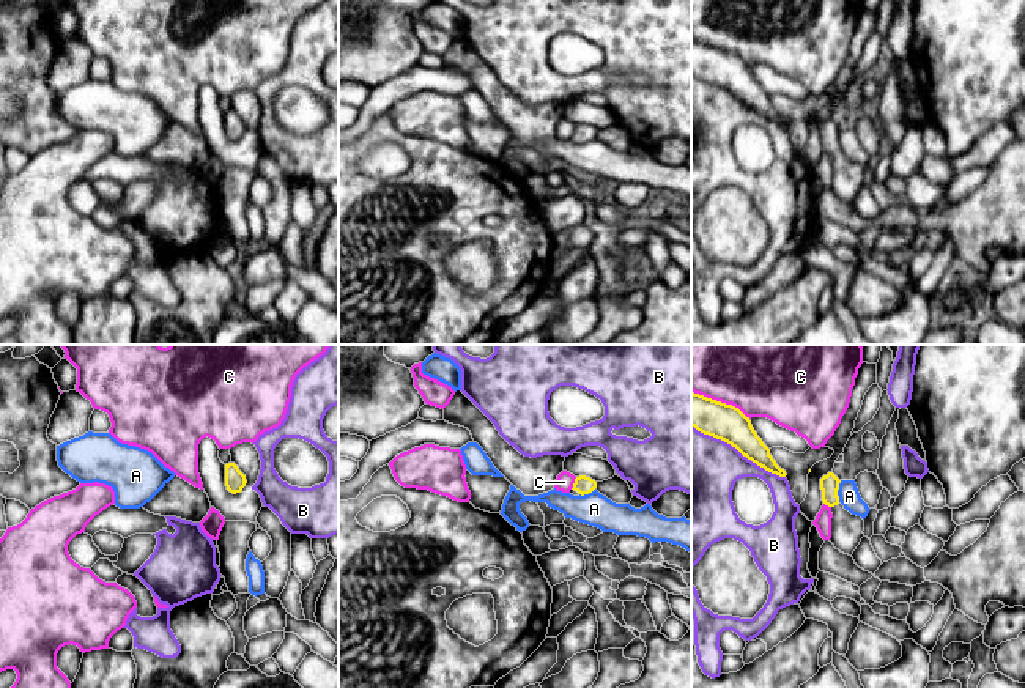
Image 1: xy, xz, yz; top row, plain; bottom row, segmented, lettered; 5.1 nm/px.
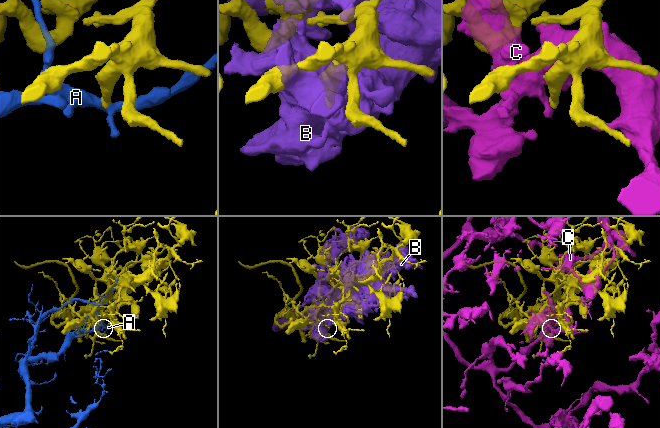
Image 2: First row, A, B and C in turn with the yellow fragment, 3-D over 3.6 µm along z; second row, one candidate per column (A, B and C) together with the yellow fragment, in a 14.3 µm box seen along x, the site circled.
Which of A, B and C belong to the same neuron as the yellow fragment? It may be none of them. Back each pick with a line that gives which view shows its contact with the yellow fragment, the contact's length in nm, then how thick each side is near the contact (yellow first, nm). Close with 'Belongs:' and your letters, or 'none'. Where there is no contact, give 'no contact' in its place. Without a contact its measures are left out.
Belongs: none

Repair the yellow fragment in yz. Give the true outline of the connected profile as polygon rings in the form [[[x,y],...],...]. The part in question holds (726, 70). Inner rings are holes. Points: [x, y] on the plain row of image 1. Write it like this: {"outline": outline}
{"outline": [[[691,38],[691,74],[704,82],[731,91],[743,104],[765,118],[779,124],[787,123],[770,102],[770,96],[754,79],[749,65],[738,55]]]}

